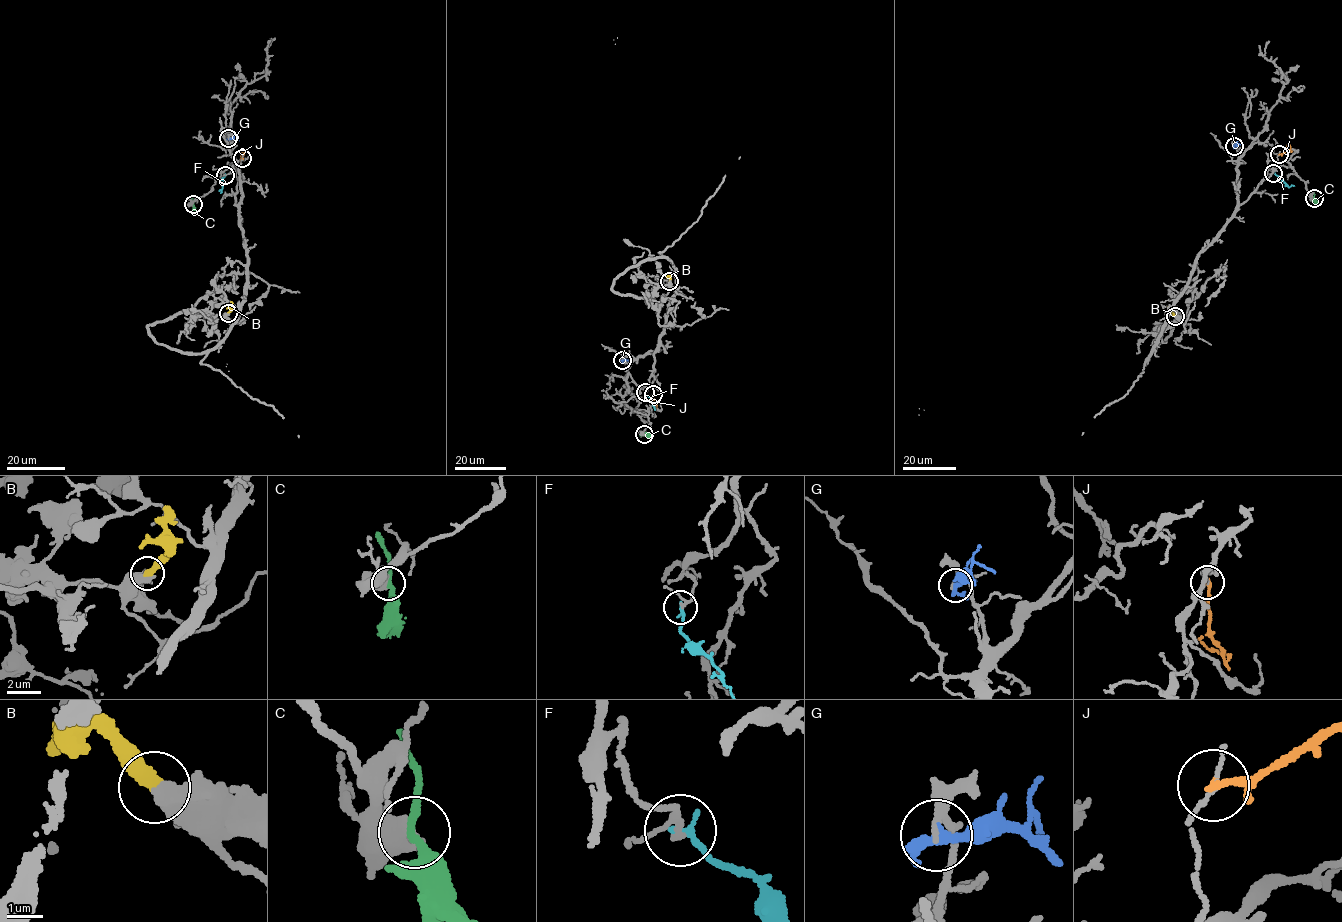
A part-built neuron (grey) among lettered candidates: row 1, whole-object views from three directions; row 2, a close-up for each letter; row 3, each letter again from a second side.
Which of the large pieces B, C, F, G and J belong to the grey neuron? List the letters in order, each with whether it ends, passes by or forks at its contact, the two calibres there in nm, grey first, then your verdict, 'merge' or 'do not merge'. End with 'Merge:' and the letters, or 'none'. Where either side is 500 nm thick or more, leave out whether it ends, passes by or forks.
B: calibres 600 and 400 nm; do not merge
C: calibres 600 and 260 nm; do not merge
F: it ends; calibres 130 and 200 nm; do not merge
G: it forks; calibres 140 and 220 nm; do not merge
J: it ends; calibres 130 and 200 nm; do not merge
Merge: none

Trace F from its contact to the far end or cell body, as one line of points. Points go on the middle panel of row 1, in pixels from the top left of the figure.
F: (645, 392), (655, 410)

